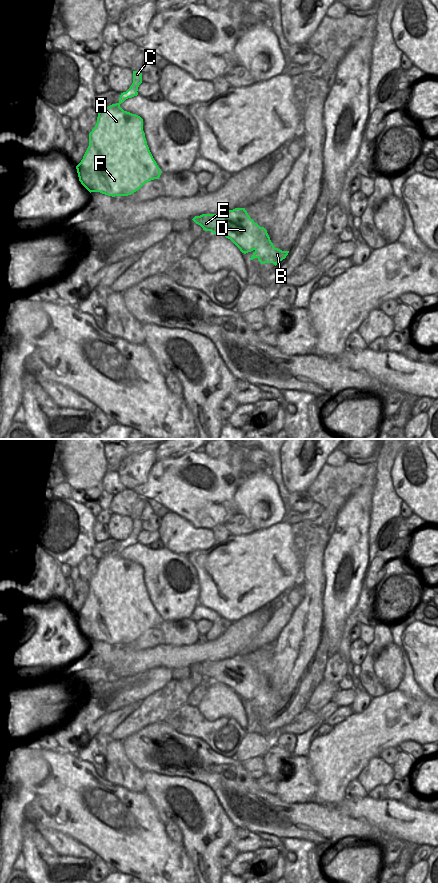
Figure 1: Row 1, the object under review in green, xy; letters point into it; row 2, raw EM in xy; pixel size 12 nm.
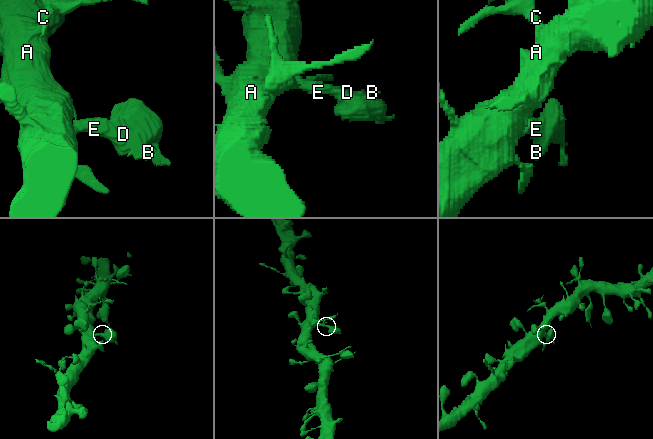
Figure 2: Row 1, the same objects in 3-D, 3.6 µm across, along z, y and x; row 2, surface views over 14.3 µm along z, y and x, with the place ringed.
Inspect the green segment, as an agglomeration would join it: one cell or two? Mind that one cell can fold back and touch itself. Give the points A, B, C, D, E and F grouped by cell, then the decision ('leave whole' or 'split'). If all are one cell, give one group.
groups A B D E F / C; split

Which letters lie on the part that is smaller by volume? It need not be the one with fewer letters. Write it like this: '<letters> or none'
C

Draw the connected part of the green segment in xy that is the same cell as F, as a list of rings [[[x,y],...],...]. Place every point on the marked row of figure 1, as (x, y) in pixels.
[[[133,82],[130,88],[121,93],[119,102],[98,112],[97,123],[89,133],[89,146],[81,162],[76,166],[79,181],[91,193],[100,192],[108,196],[128,196],[138,191],[145,183],[159,179],[161,169],[154,160],[143,131],[143,119],[130,112],[124,111],[120,104],[126,99],[138,95],[138,85]]]

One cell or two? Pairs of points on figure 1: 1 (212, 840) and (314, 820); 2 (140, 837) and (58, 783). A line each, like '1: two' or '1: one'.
1: two
2: one

